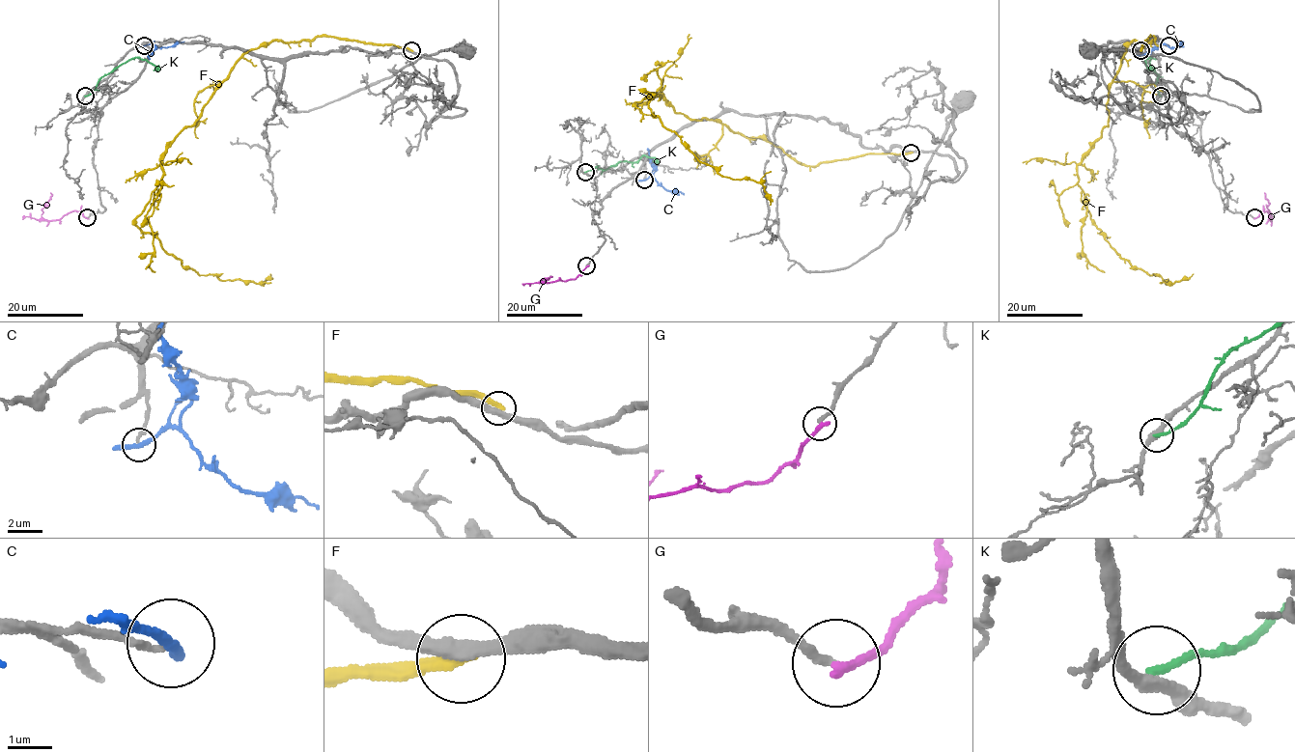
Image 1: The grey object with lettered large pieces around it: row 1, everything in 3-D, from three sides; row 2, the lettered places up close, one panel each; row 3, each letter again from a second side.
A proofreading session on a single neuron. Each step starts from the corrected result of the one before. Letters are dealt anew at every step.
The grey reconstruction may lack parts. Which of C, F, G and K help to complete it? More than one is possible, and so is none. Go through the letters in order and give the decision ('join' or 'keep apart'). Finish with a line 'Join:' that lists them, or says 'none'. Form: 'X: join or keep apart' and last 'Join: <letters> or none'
C: keep apart
F: keep apart
G: keep apart
K: keep apart
Join: none

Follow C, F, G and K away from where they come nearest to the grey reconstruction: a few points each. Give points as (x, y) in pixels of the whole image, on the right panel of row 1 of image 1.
C: (1168, 45), (1171, 48), (1177, 47), (1182, 41)
F: (1140, 51), (1154, 37), (1126, 46), (1109, 124), (1077, 166), (1081, 200), (1133, 266), (1170, 284), (1193, 274)
G: (1254, 218), (1267, 210), (1271, 221), (1267, 208), (1269, 202), (1264, 192)
K: (1161, 96), (1155, 87), (1158, 76), (1150, 65), (1150, 58), (1144, 60), (1152, 70)

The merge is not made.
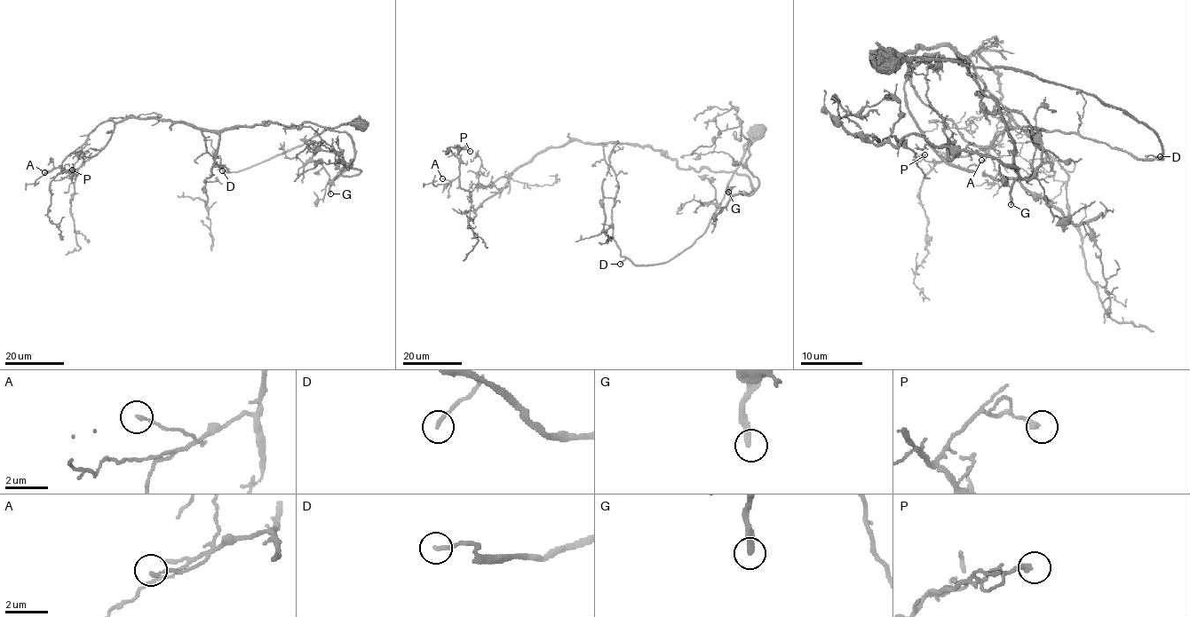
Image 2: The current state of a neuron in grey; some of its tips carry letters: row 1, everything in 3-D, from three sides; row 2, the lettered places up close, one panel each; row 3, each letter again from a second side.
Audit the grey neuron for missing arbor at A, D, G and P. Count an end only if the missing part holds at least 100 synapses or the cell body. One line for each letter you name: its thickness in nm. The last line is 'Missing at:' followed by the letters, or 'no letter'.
G: calibre 280 nm
Missing at: G

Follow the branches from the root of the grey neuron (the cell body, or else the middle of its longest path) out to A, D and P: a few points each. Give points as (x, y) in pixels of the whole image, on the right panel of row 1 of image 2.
A: (886, 59), (1023, 70), (1163, 150), (970, 144), (901, 55), (997, 75), (981, 160)
D: (886, 59), (1006, 67), (1092, 93), (1145, 122), (1163, 150), (1162, 158), (1147, 158), (1160, 156)
P: (886, 59), (1023, 70), (1163, 150), (970, 144), (901, 55), (940, 46), (979, 51), (1008, 126), (924, 154)

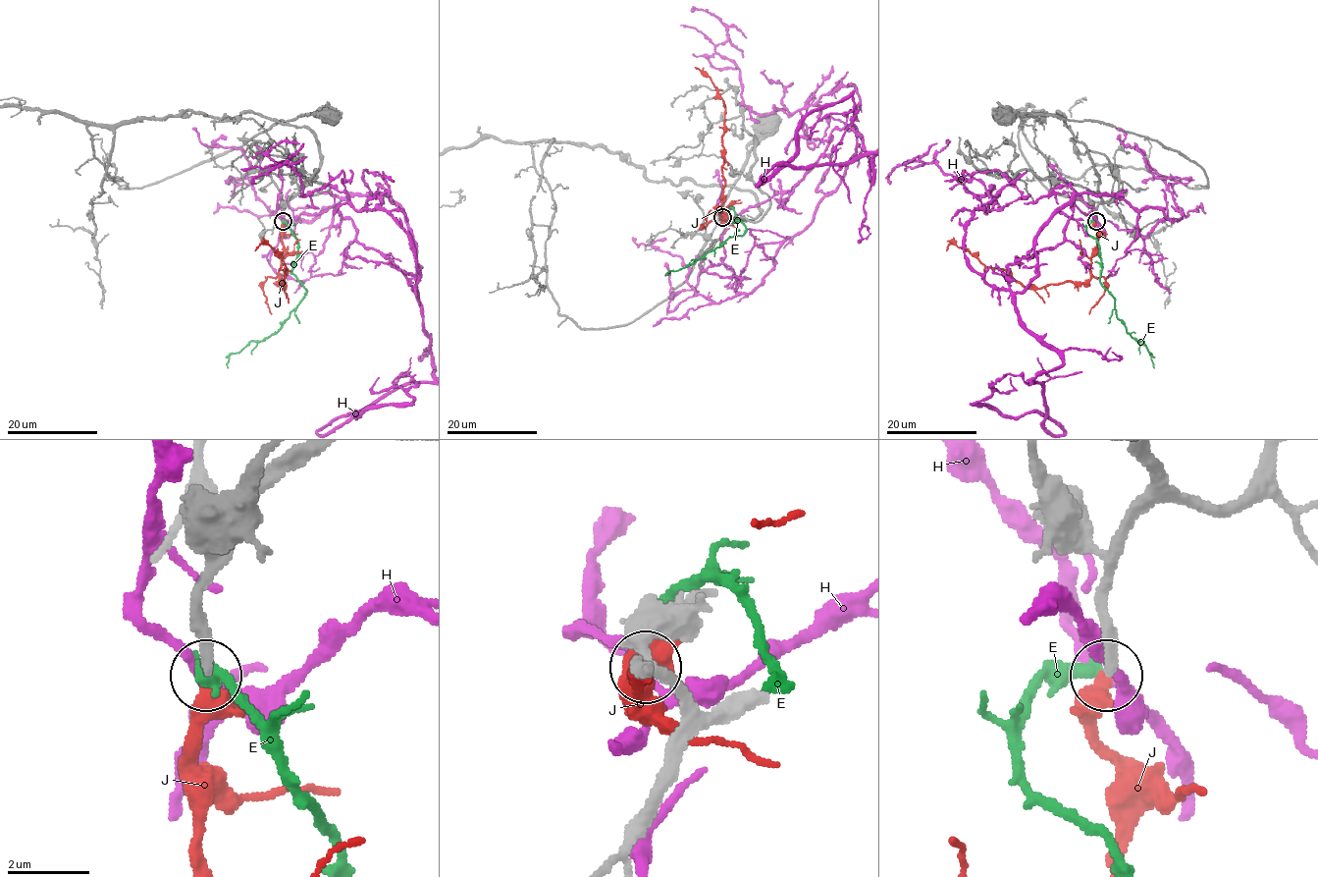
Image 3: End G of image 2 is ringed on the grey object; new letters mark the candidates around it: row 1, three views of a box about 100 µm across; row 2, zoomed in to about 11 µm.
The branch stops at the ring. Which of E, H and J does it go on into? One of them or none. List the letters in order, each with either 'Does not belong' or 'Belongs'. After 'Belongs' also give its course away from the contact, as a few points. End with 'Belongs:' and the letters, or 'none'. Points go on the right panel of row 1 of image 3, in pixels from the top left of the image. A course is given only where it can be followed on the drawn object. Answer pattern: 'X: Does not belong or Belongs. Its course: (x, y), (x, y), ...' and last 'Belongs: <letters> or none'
E: Does not belong
H: Does not belong
J: Belongs. Its course: (1096, 221), (1096, 253), (1084, 282), (1027, 288), (1002, 268), (986, 267), (955, 245), (946, 250)
Belongs: J

